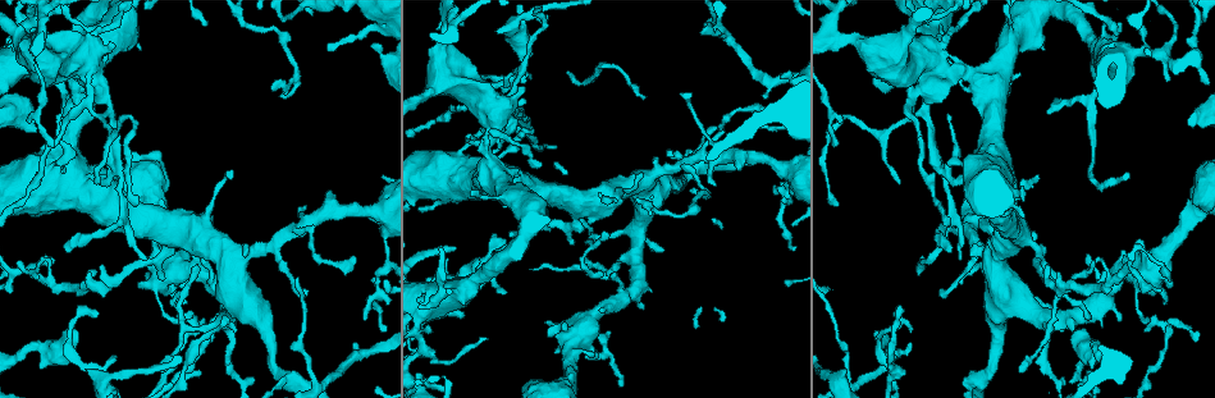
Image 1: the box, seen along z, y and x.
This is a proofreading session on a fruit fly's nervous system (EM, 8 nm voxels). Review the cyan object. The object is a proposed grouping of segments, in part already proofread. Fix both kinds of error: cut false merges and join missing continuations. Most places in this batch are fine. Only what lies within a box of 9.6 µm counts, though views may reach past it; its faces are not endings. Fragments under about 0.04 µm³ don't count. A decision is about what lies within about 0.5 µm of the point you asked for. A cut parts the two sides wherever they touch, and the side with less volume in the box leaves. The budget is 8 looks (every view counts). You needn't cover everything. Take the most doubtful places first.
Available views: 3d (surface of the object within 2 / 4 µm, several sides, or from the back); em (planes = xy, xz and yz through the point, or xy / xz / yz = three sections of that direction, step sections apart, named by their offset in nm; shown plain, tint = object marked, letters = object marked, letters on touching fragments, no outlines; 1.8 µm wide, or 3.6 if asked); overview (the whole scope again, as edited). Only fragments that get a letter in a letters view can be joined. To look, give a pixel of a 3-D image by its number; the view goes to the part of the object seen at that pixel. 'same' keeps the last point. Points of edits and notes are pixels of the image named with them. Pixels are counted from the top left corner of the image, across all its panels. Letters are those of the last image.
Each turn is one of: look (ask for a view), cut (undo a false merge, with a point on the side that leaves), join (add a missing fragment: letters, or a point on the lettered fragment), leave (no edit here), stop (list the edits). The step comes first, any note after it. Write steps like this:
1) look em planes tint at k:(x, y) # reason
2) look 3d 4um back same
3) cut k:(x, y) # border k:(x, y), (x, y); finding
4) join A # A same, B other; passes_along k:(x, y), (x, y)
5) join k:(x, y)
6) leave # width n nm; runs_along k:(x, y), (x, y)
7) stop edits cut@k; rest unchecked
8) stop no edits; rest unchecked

look em xy step 16 tint at 1:(527, 129) # sharp bend

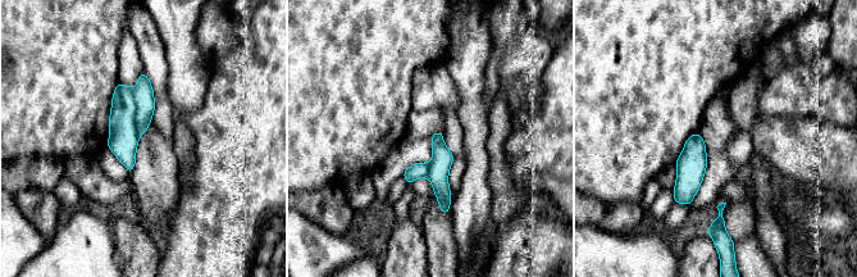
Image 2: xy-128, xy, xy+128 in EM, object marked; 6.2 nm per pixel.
look em yz step 16 letters same # cut it another way

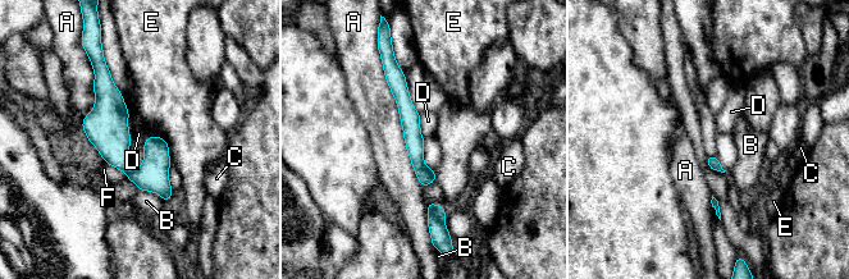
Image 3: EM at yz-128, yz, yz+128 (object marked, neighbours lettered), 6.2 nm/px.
leave # width 110 nm; A other, B other, C other, D other, E other, F other; all the same cell

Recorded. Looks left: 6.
look em planes letters at 1:(419, 315) # abrupt turn

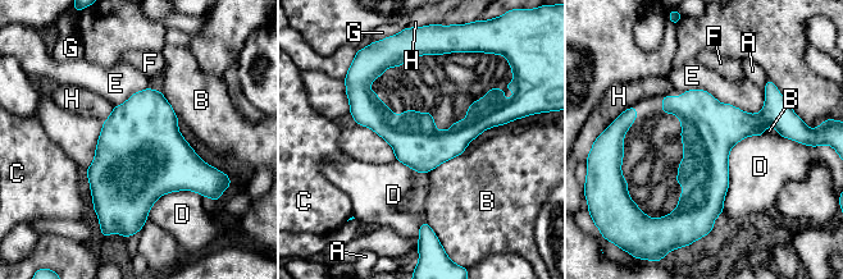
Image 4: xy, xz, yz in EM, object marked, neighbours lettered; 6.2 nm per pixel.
leave # A other, B other, C other, D other, E other, F other, G other, H other; runs_along 4:(352, 108), (415, 138), (496, 120); continuous, no second cell

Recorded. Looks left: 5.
look em 3.6um yz step 16 tint at 1:(636, 235) # thin arm on a thick one

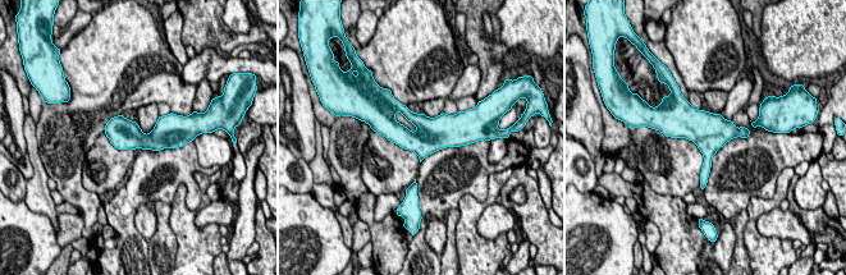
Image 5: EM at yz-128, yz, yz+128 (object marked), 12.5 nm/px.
look em 3.6um planes letters same

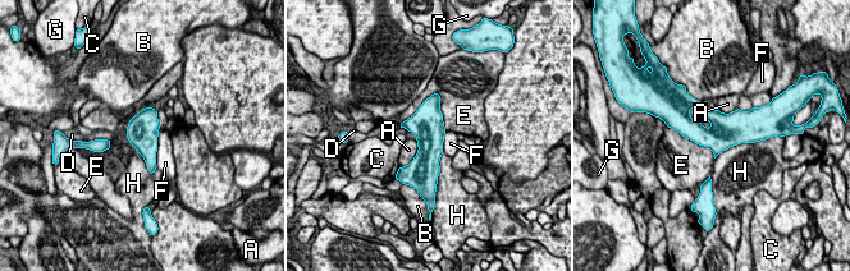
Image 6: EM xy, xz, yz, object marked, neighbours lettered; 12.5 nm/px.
leave # width 400 nm; A other, B other, C other, D other, E other, F other, G other, H other; border 6:(416, 139), (417, 152), (402, 168); one cell here

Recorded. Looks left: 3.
stop no edits; rest unchecked

